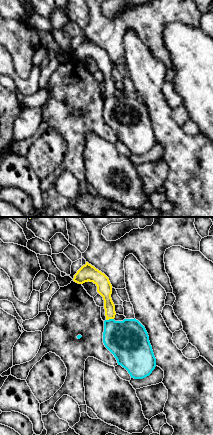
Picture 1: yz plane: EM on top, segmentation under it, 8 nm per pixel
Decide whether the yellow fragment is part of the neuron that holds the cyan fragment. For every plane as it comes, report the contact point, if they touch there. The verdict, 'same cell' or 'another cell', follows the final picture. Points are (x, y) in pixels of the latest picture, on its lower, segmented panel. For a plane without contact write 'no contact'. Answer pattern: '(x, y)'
(109, 319)

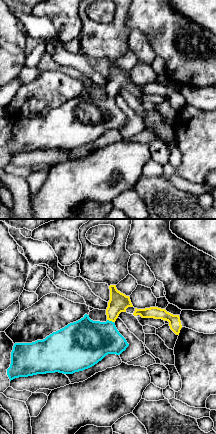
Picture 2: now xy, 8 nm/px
(110, 321)

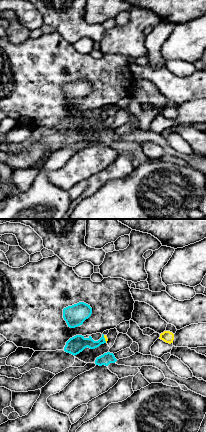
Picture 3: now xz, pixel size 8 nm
(104, 339)

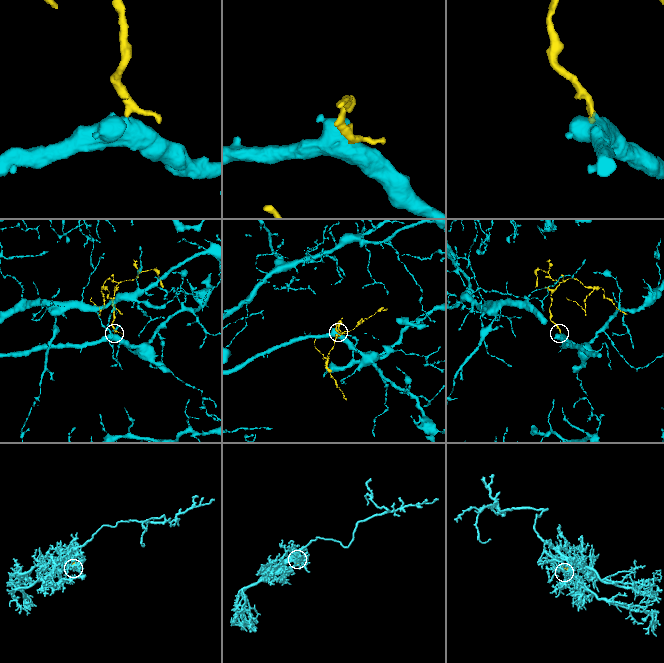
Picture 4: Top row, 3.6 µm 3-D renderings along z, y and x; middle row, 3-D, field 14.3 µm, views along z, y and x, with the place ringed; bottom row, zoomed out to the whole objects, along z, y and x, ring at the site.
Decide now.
same cell

